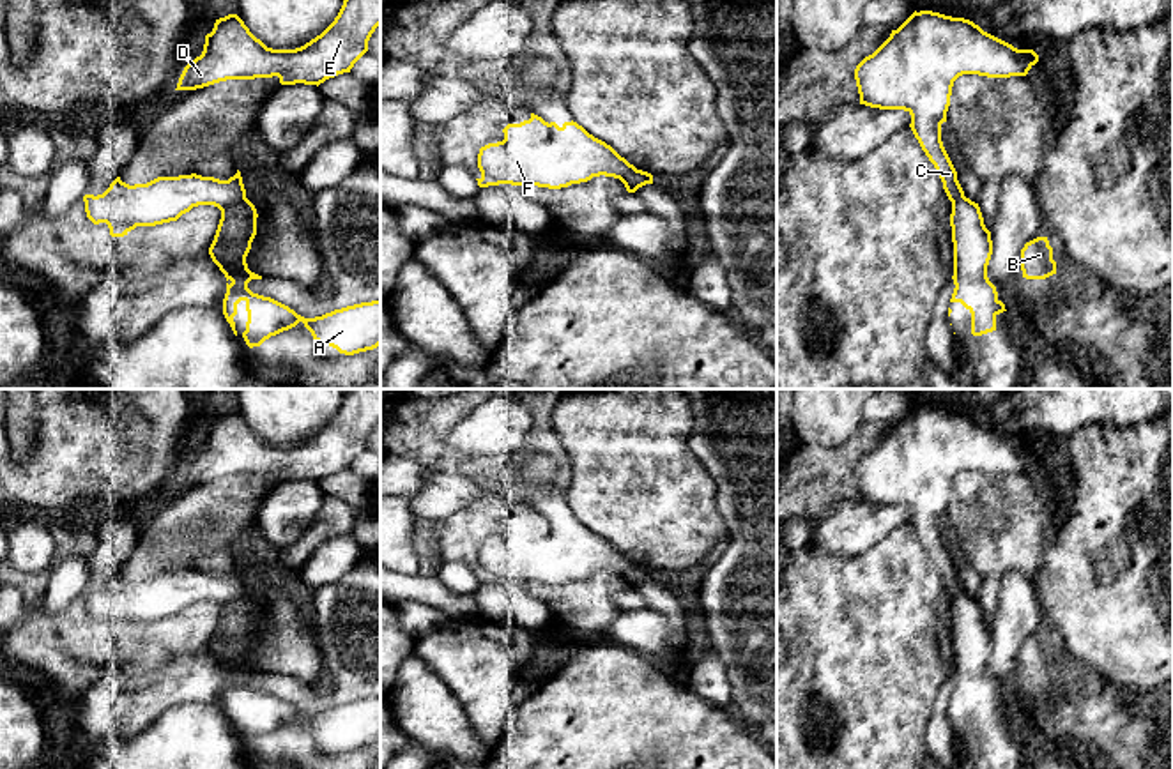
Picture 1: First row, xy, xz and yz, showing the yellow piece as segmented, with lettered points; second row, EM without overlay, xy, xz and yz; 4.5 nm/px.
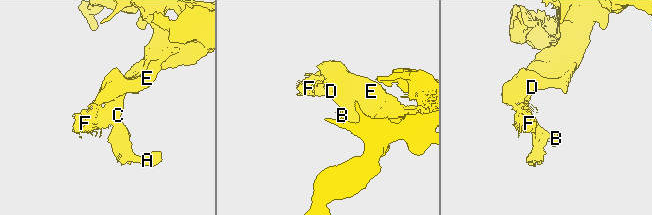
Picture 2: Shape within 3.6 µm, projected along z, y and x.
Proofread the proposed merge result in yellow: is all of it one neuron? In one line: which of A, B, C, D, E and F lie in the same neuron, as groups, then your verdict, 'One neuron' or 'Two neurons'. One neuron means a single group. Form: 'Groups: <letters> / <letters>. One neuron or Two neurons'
Groups: A B / C D E F. Two neurons

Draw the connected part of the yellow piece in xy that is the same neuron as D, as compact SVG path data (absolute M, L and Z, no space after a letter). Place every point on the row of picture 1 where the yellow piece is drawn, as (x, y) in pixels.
M343 0L334 21L295 49L272 49L237 14L216 19L203 51L188 64L175 90L196 90L226 80L278 76L281 85L320 85L350 72L380 25L380 0Z

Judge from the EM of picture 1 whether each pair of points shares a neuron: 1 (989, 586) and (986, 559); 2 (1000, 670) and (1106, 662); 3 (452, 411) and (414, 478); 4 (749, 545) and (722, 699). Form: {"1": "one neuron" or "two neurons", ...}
{"1": "two neurons", "2": "two neurons", "3": "two neurons", "4": "two neurons"}

